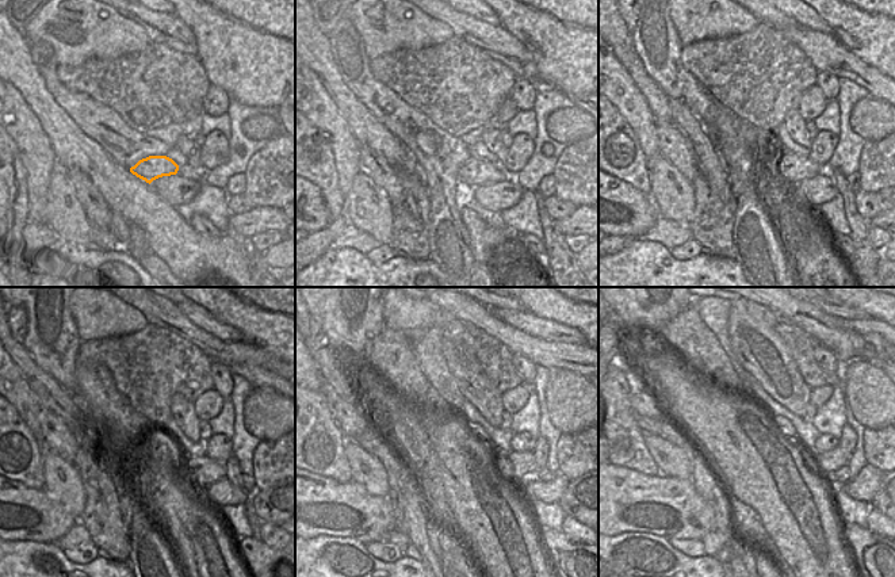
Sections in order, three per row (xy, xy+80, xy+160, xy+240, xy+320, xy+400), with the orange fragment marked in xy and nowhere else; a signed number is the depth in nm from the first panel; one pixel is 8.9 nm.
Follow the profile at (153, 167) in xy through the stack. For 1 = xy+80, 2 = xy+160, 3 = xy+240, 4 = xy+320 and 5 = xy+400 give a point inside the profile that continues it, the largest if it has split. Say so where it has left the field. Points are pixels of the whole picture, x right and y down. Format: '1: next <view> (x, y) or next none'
1: next xy+80 (475, 172)
2: next xy+160 (791, 168)
3: next xy+240 (203, 470)
4: next xy+320 (521, 466)
5: next xy+400 (830, 461)

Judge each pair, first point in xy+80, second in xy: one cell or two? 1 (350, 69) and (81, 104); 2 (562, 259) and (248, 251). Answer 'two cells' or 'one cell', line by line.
1: one cell
2: one cell

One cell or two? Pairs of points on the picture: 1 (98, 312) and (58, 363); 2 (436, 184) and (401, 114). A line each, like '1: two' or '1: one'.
1: two
2: one

